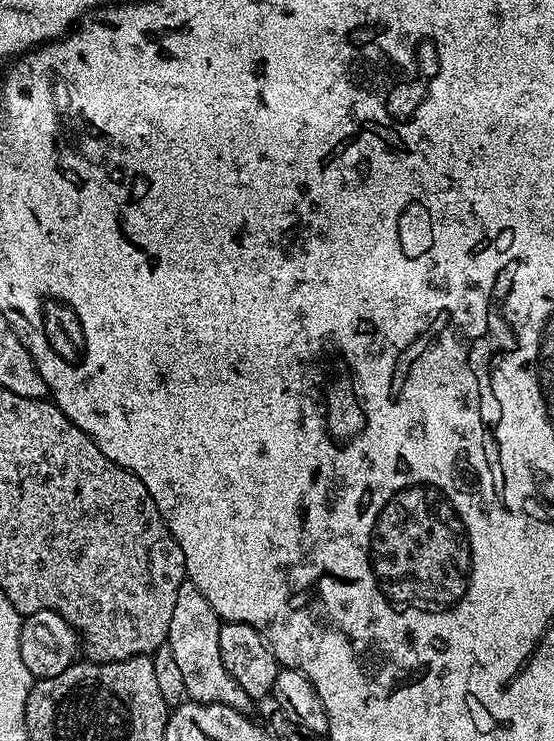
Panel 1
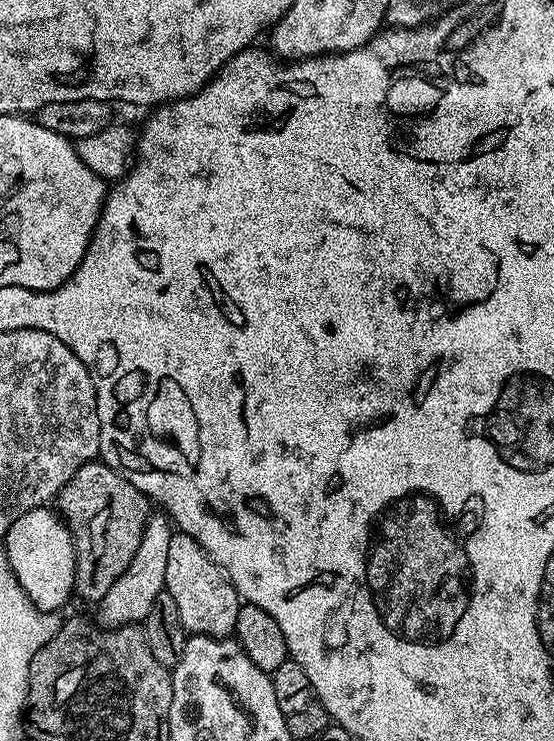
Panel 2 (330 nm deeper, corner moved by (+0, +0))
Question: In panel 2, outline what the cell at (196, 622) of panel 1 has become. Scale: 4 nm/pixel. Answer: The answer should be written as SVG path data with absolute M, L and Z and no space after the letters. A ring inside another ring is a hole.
M177 531L170 538L170 551L166 554L166 582L164 592L174 600L178 606L178 614L181 615L181 624L185 632L194 636L218 636L228 638L236 631L236 619L238 610L242 603L240 596L236 593L236 587L228 580L228 576L218 565L190 538L185 532Z

